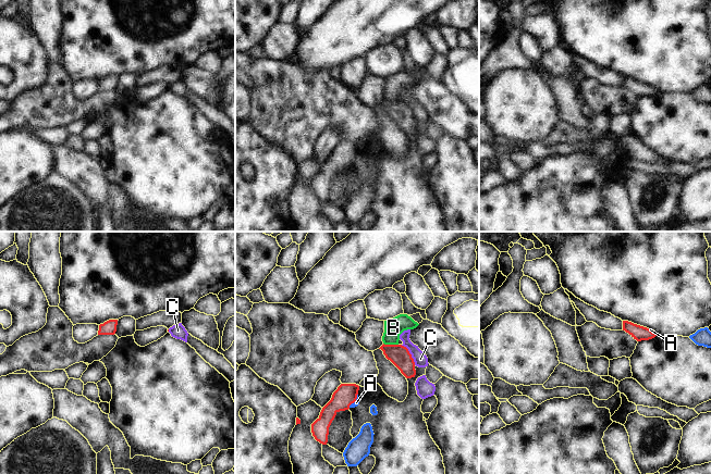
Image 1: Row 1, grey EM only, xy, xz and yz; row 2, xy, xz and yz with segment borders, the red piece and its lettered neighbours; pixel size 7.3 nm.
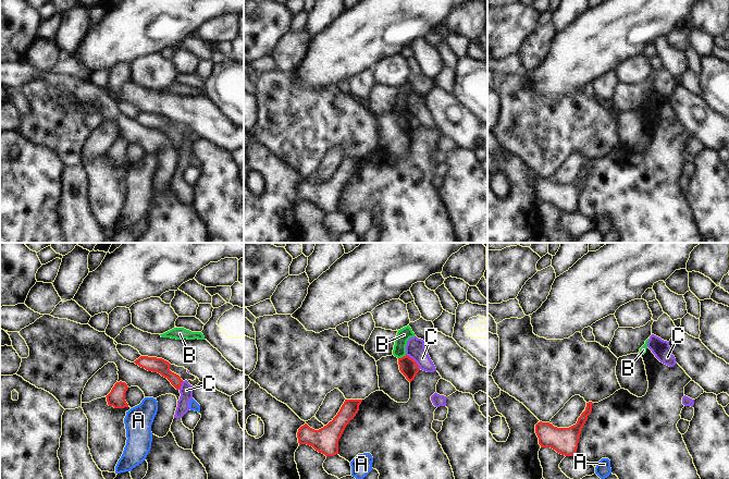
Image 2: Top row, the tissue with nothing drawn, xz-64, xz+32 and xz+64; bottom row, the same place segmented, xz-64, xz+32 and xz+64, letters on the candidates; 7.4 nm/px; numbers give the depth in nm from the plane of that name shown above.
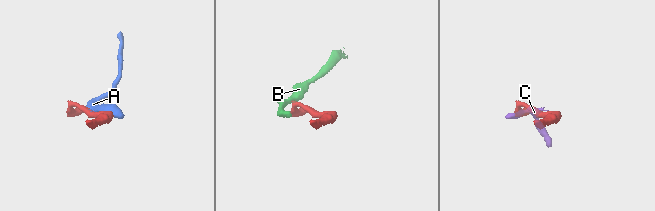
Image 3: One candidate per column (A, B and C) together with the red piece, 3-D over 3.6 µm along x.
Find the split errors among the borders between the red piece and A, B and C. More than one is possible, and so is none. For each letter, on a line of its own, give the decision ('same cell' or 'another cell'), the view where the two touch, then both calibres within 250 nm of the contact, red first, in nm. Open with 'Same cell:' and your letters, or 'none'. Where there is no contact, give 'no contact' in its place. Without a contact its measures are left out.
Same cell: A
A: same cell | xz | 160/40 nm
B: another cell | xz | 150/140 nm
C: another cell | xz | 150/100 nm

